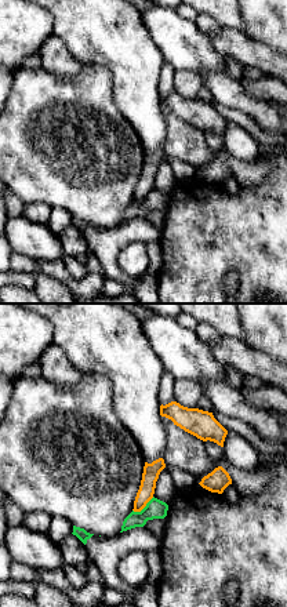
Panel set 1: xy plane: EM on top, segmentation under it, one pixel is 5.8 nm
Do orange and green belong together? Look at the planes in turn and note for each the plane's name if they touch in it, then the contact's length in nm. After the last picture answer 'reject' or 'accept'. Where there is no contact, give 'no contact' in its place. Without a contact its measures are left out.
meets orange in xy; contact 150 nm long

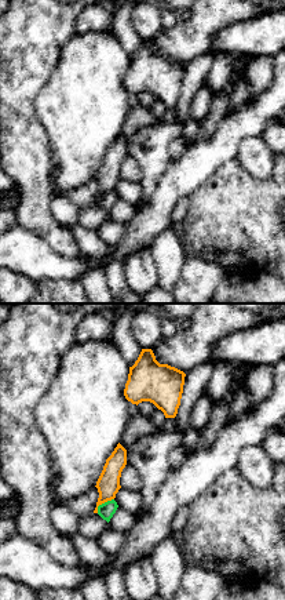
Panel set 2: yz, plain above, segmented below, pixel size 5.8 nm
meets orange in yz; contact 130 nm long

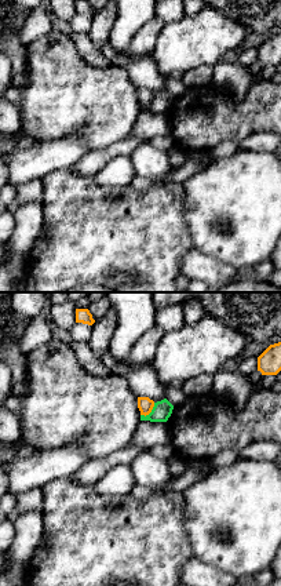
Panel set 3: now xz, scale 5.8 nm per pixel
meets orange in xz; contact 120 nm long

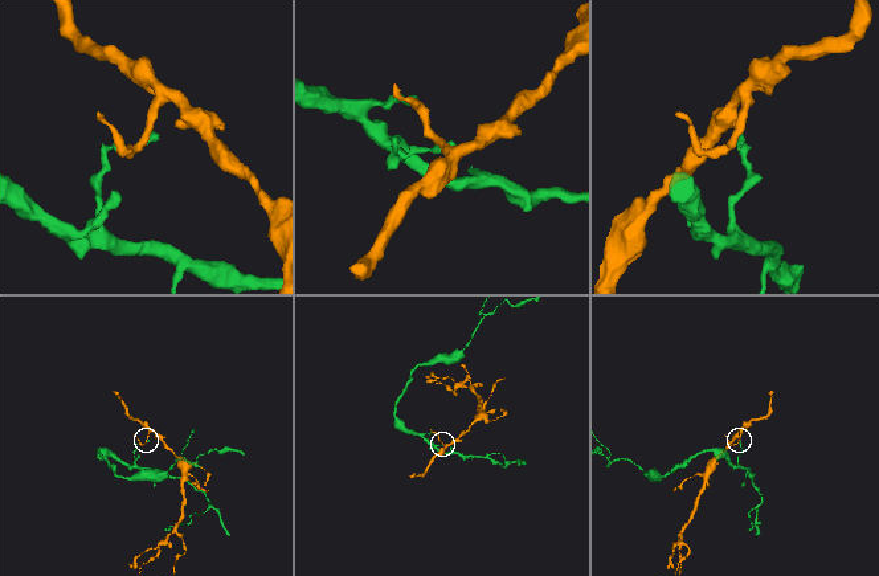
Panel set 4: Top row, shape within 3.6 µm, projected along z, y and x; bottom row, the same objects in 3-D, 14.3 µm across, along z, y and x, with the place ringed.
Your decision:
reject

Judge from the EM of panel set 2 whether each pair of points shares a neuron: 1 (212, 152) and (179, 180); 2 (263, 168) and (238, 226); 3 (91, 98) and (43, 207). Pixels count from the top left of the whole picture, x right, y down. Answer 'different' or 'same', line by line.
1: same
2: different
3: different

